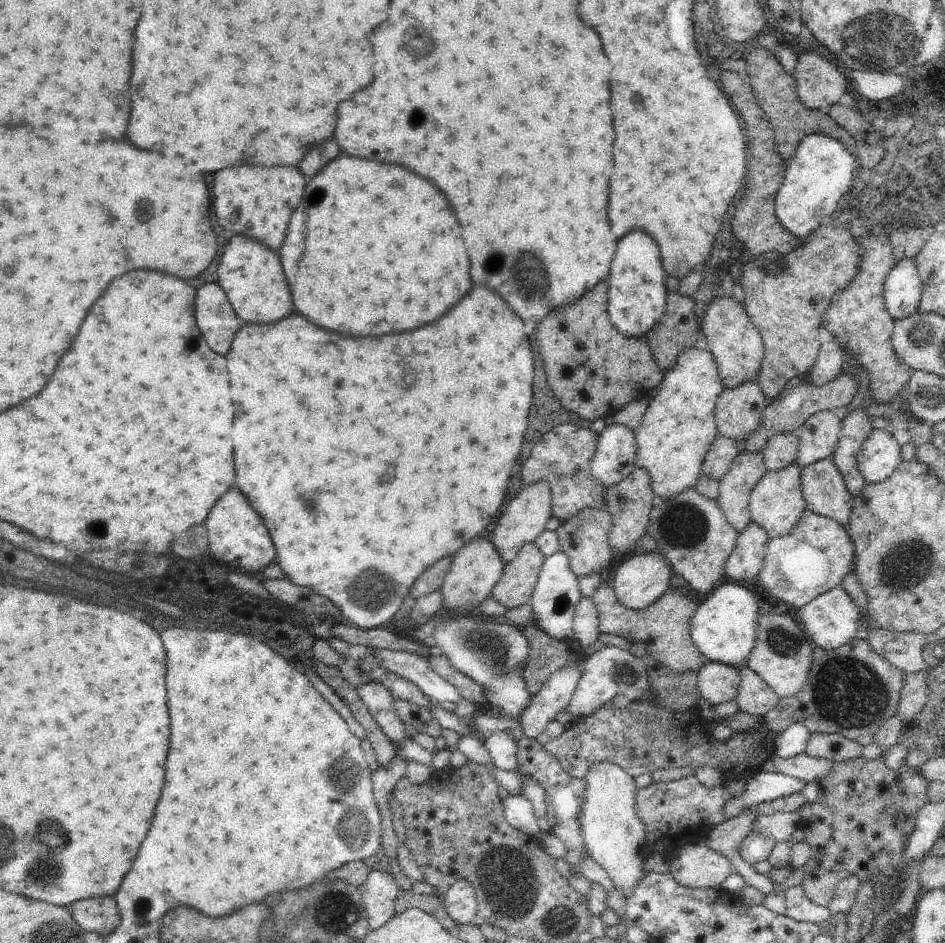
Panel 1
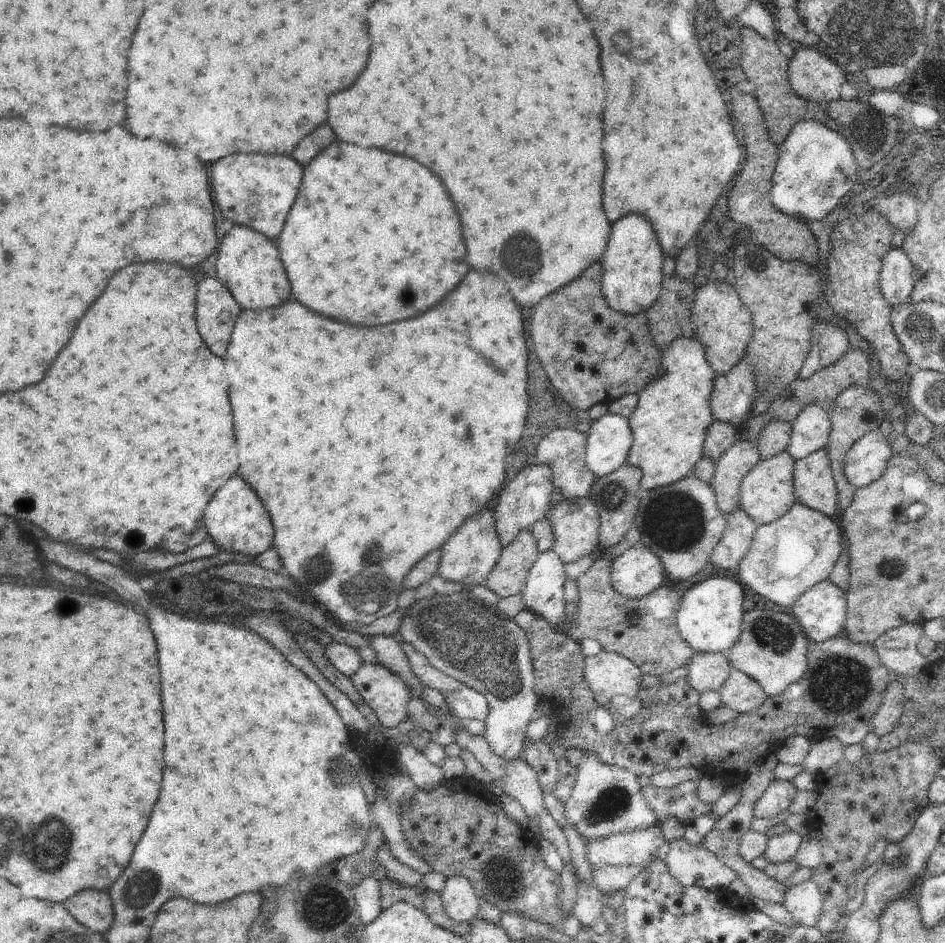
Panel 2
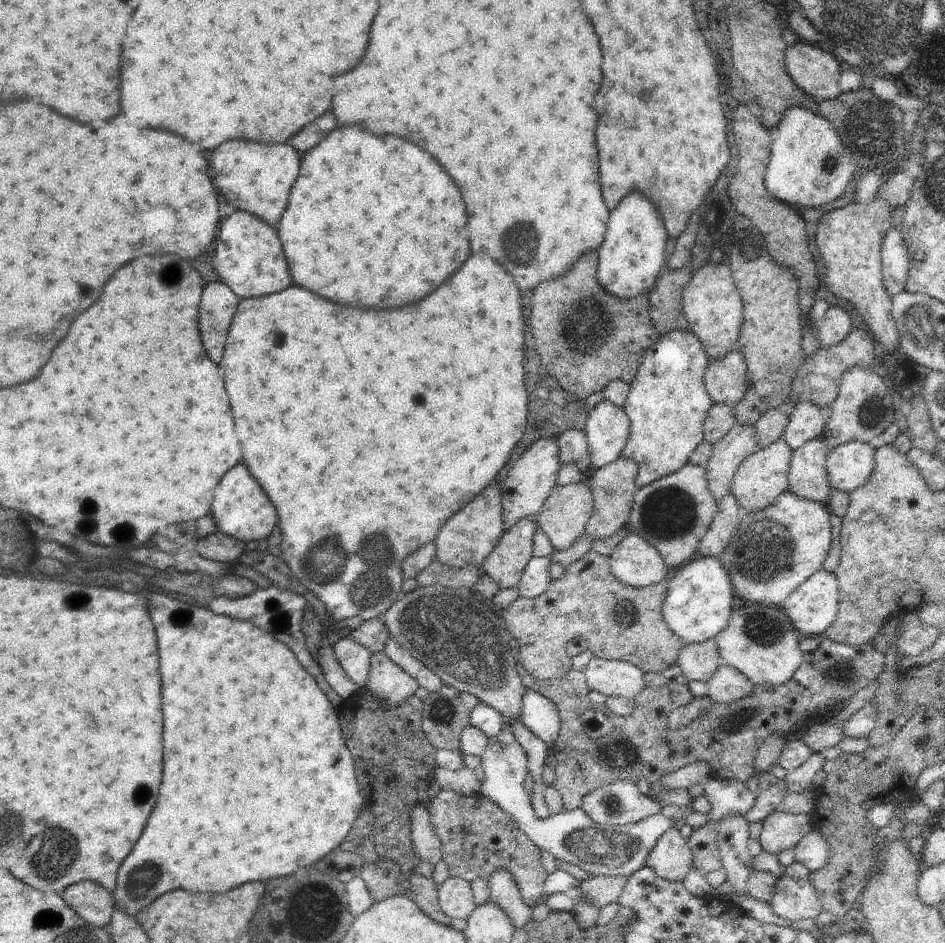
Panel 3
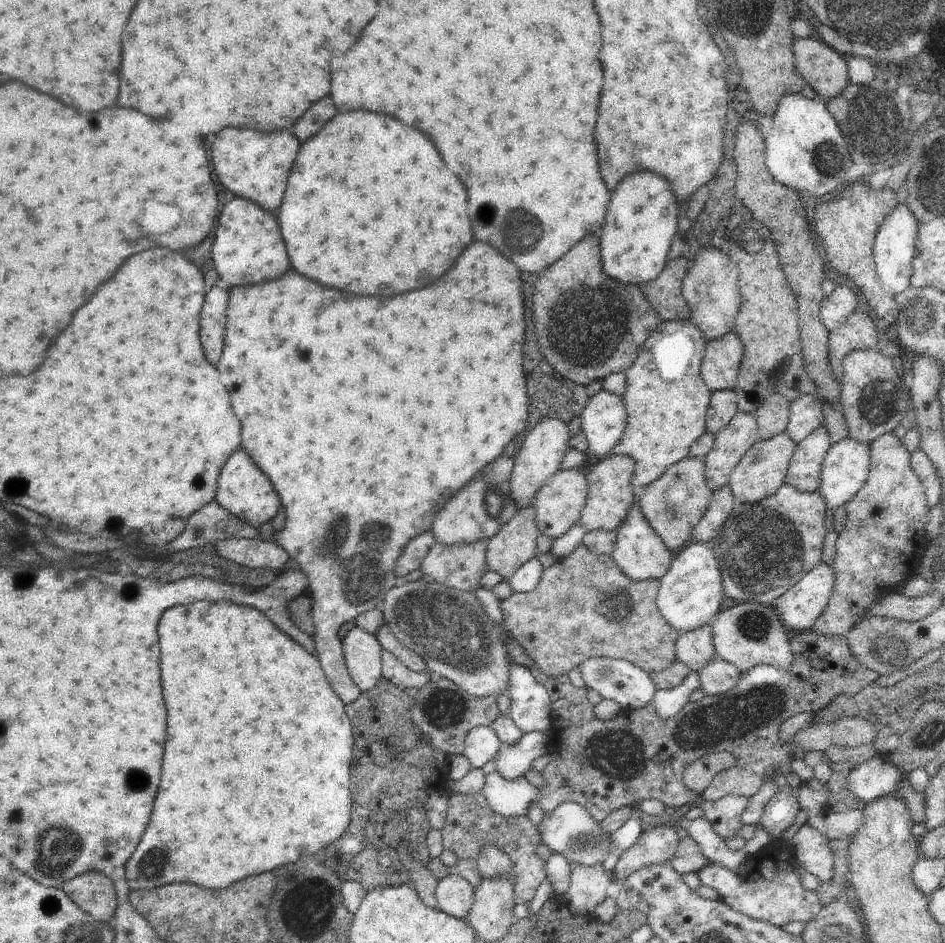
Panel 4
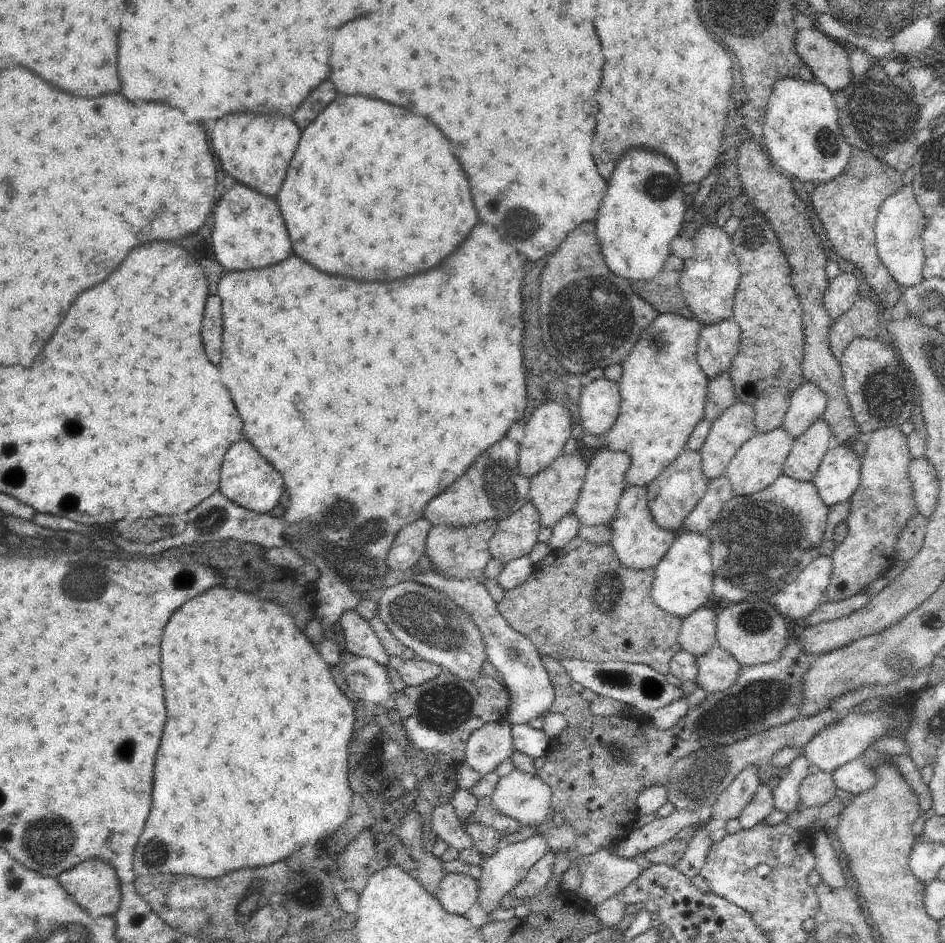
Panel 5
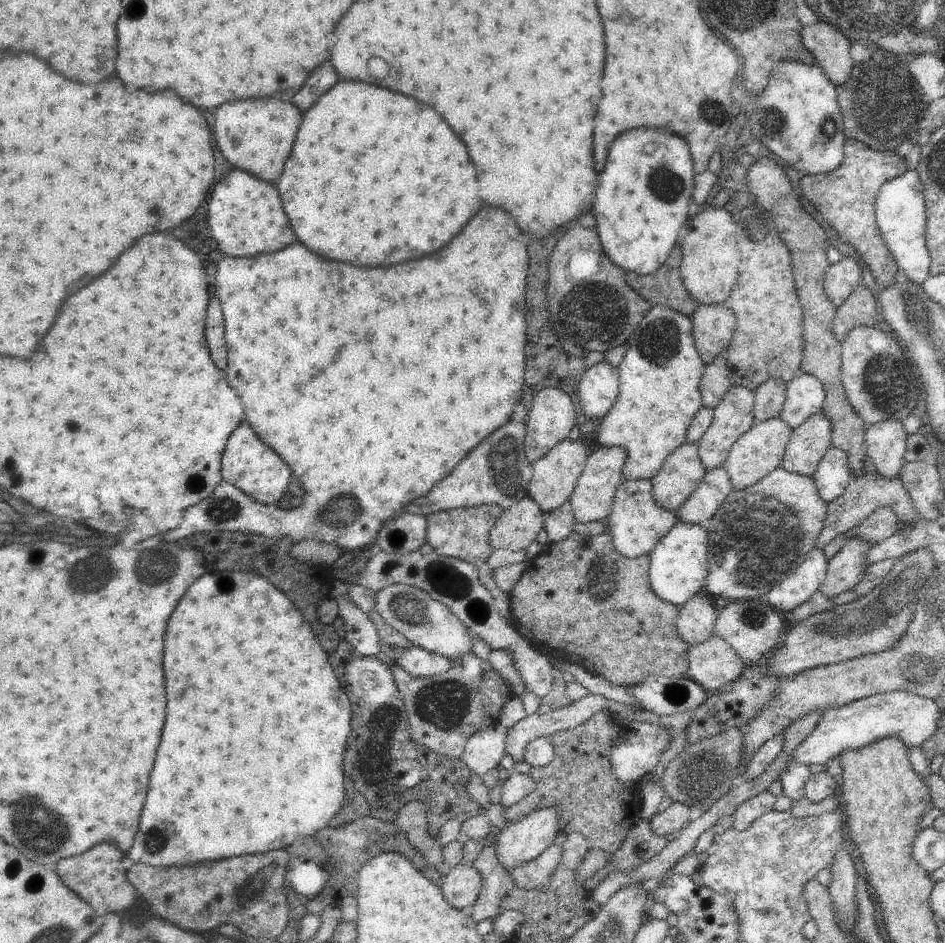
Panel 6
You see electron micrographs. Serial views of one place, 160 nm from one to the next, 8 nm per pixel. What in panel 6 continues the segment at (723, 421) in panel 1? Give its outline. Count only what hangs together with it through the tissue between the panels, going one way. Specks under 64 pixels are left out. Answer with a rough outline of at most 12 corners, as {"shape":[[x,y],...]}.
{"shape":[[699,304],[692,320],[707,365],[729,347],[736,316],[724,304]]}

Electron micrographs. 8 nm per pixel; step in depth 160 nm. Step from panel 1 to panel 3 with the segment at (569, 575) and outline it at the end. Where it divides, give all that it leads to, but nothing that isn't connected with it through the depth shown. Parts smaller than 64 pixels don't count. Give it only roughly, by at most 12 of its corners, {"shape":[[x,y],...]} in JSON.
{"shape":[[532,557],[518,581],[519,596],[544,594],[551,557]]}

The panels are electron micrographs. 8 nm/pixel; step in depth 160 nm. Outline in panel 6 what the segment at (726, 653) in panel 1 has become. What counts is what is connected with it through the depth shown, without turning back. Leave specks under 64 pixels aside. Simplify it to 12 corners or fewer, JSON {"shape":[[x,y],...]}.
{"shape":[[678,520],[652,550],[650,589],[684,606],[707,585],[708,530]]}

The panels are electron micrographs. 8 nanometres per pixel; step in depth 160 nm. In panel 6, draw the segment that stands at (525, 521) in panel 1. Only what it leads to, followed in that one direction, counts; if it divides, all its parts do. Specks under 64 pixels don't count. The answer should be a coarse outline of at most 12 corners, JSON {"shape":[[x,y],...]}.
{"shape":[[542,389],[528,412],[528,462],[575,432],[566,391]]}

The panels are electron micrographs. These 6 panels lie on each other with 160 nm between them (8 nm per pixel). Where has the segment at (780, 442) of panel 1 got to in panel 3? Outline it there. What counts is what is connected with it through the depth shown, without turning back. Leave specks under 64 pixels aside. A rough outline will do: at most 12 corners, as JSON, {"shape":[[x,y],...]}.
{"shape":[[786,408],[767,410],[754,426],[758,449],[782,438],[789,421]]}

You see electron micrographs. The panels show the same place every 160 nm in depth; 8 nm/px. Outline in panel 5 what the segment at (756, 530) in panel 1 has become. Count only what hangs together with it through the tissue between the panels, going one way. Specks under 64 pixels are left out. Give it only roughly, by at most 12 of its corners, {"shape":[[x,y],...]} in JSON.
{"shape":[[724,474],[686,517],[684,531],[704,535],[734,493]]}

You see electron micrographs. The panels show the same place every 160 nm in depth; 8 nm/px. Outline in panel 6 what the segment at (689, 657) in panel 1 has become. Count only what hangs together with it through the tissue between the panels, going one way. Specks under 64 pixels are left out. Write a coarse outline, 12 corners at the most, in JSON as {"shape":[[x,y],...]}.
{"shape":[[573,532],[529,560],[511,626],[618,687],[684,677],[648,554]]}

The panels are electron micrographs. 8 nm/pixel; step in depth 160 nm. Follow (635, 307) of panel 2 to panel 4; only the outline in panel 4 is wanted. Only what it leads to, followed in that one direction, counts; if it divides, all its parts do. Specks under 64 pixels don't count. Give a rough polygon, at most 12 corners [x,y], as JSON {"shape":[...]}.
{"shape":[[628,174],[602,228],[603,271],[654,280],[678,231],[670,184]]}

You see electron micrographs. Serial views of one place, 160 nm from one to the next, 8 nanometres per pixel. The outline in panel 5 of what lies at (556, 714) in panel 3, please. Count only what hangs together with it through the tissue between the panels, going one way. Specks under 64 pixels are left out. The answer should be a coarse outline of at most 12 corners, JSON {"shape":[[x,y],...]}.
{"shape":[[432,568],[410,579],[455,600],[476,623],[509,692],[506,720],[551,712],[555,690],[534,643],[482,580]]}

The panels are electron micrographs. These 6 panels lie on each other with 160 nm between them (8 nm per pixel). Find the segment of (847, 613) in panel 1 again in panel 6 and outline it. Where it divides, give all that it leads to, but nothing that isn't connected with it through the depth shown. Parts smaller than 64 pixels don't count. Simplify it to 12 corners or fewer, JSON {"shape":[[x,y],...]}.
{"shape":[[815,547],[794,574],[761,600],[788,617],[826,579],[828,562]]}

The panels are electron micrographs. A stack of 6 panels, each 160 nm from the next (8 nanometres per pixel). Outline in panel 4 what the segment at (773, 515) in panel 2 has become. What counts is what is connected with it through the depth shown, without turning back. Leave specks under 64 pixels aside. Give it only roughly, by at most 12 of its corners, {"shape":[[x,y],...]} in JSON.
{"shape":[[785,430],[750,448],[729,476],[734,507],[785,482],[797,444]]}

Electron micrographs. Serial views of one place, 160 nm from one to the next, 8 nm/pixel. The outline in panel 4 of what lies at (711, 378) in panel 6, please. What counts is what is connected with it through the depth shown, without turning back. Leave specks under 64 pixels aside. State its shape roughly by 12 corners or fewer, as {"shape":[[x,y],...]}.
{"shape":[[734,390],[713,392],[705,430],[716,435],[738,411]]}

